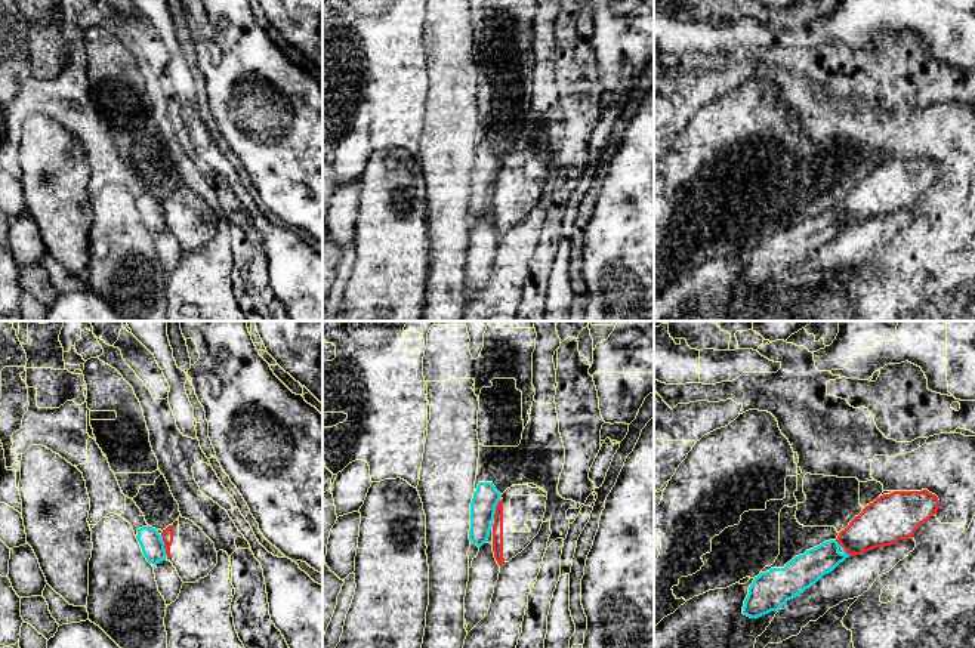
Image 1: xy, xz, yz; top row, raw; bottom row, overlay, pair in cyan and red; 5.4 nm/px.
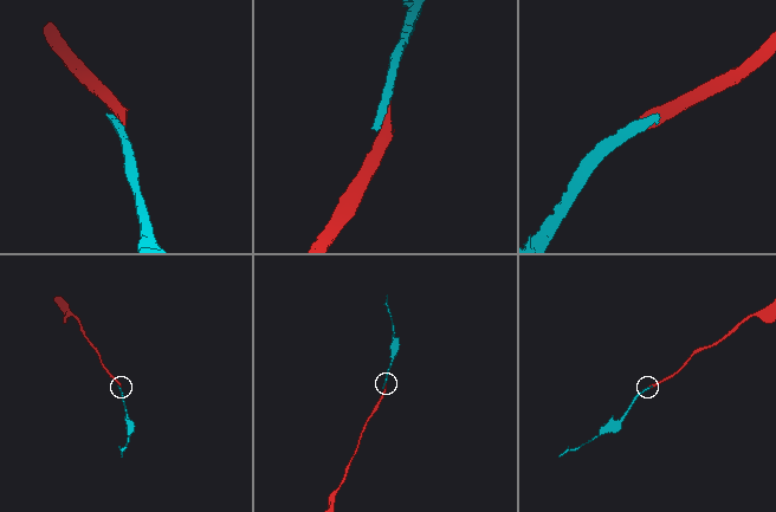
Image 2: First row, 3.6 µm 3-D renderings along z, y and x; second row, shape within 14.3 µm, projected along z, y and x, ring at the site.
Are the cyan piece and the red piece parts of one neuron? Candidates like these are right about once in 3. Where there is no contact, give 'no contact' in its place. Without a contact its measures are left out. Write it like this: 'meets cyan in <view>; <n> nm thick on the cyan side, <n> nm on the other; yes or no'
meets cyan in xz; 140 nm thick on the cyan side, 60 nm on the other; no

